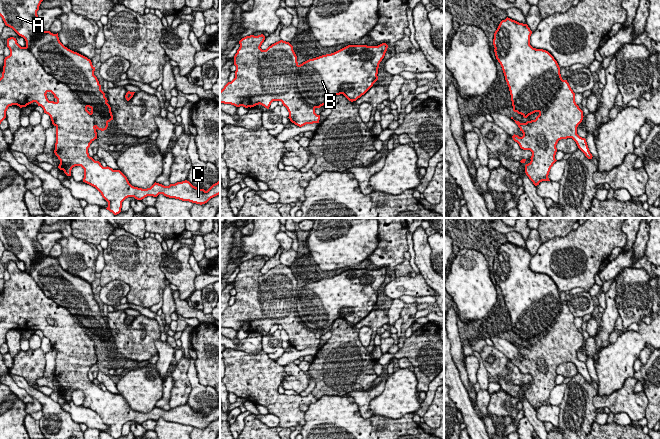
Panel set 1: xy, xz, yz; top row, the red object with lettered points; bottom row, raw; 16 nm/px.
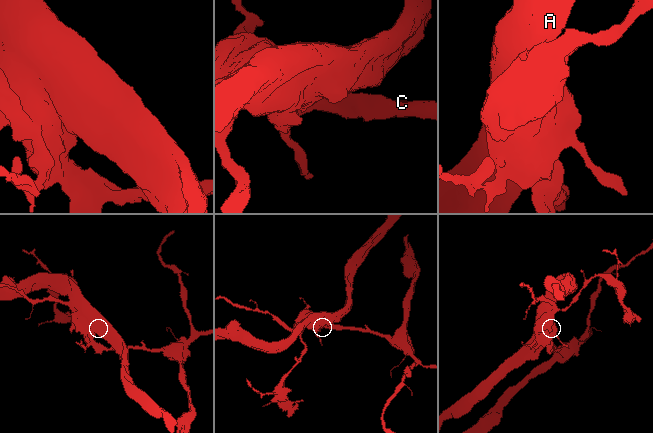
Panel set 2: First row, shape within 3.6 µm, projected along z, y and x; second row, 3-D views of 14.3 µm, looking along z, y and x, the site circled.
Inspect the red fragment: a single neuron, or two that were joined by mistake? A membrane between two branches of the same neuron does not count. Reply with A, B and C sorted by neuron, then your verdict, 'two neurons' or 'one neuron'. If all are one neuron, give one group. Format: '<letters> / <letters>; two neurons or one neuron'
A B / C; two neurons

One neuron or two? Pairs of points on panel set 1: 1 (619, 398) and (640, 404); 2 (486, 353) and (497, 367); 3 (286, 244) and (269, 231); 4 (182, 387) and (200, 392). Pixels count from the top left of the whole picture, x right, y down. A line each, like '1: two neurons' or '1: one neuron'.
1: one neuron
2: one neuron
3: two neurons
4: two neurons

